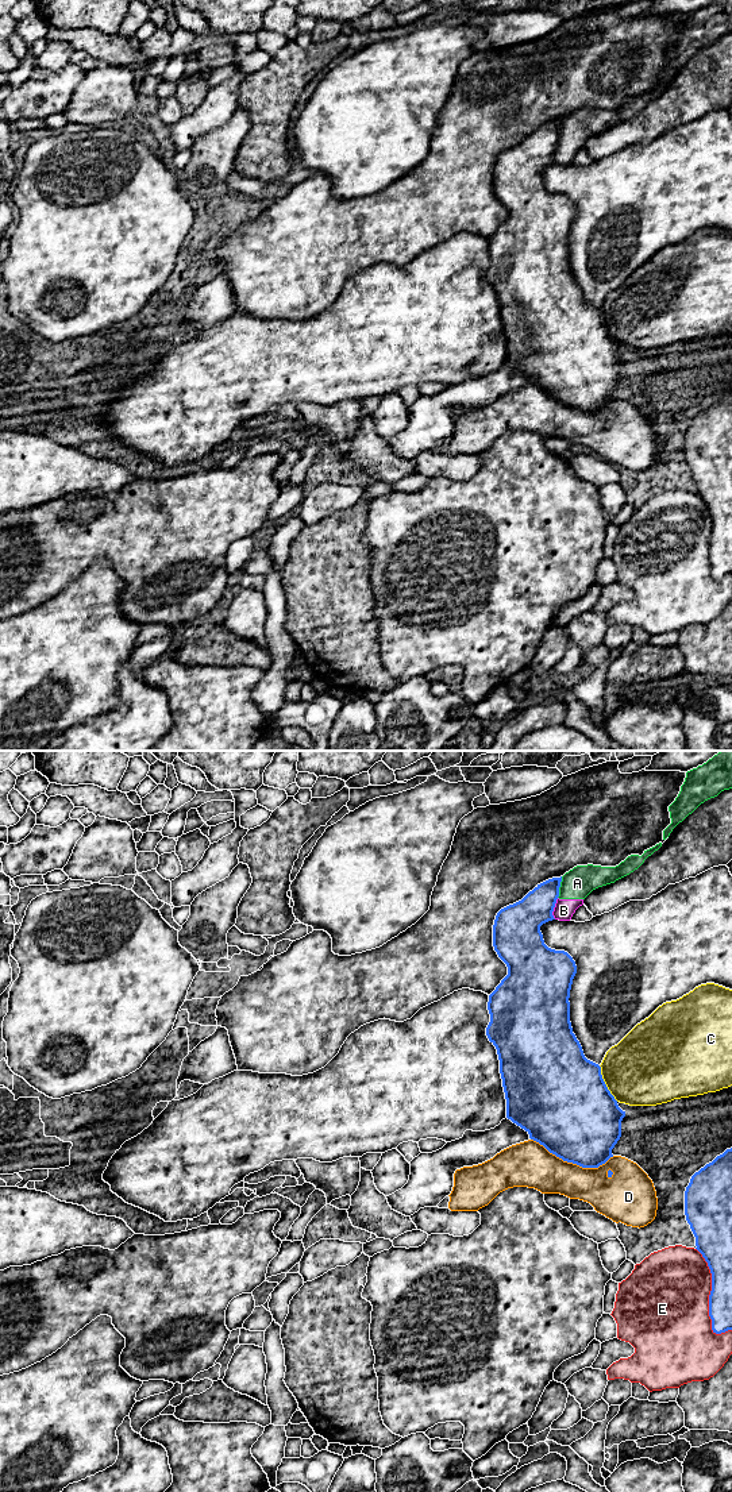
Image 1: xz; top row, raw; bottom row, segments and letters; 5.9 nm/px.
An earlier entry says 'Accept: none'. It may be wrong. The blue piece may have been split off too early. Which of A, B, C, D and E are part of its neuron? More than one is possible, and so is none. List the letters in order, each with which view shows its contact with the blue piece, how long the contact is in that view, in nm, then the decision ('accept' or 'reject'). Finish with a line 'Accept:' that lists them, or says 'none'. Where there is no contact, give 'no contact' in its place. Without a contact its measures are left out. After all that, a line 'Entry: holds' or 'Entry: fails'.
A: meets blue in xz; contact 130 nm long; reject
B: meets blue in xz; contact 130 nm long; reject
C: meets blue in xz; contact 240 nm long; reject
D: meets blue in xz; contact 500 nm long; reject
E: meets blue in xz; contact 550 nm long; reject
Accept: none
Entry: holds

